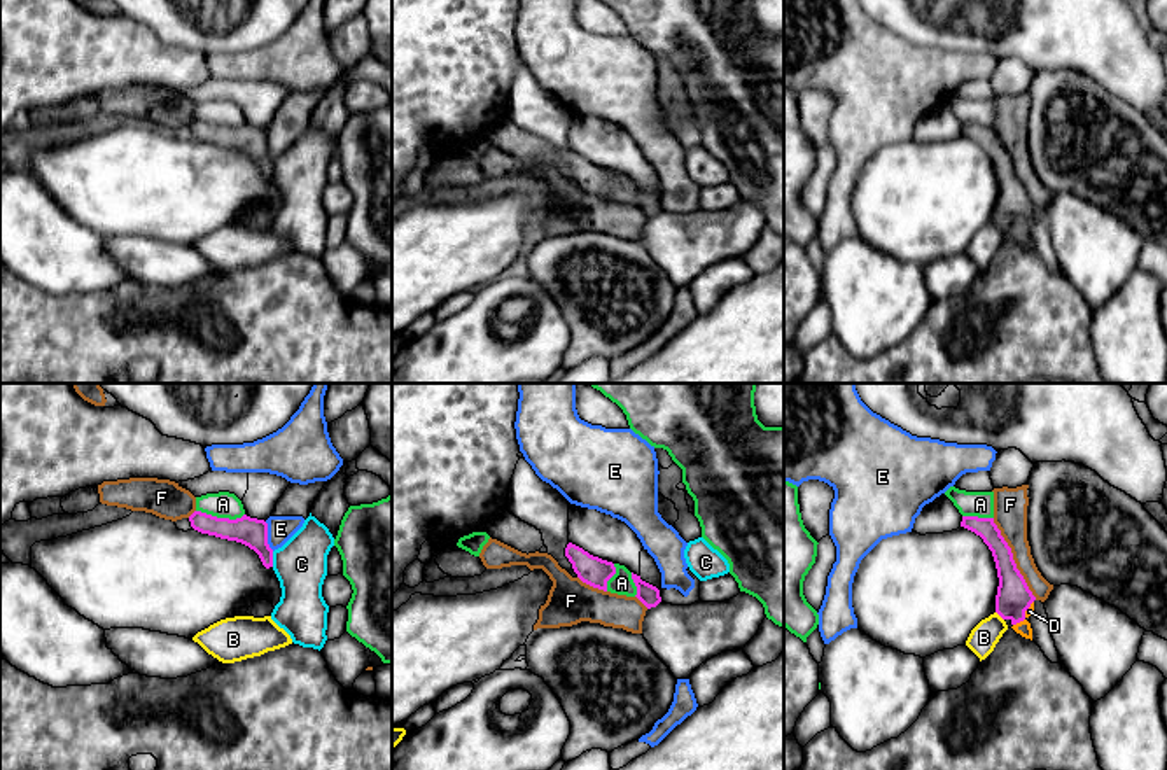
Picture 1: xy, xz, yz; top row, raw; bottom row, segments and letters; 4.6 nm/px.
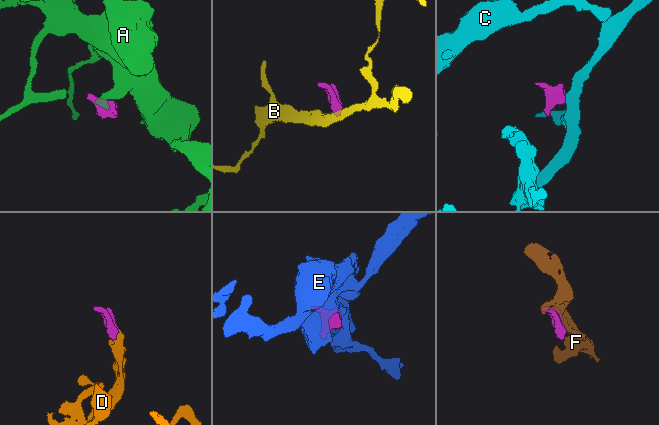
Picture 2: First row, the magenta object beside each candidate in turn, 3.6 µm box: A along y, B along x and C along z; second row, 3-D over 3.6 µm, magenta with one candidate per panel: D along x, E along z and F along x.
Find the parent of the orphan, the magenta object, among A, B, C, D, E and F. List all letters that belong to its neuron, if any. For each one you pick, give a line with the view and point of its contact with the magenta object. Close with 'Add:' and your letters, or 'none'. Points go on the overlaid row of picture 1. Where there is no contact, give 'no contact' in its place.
D: yz (1024, 615)
Add: D

